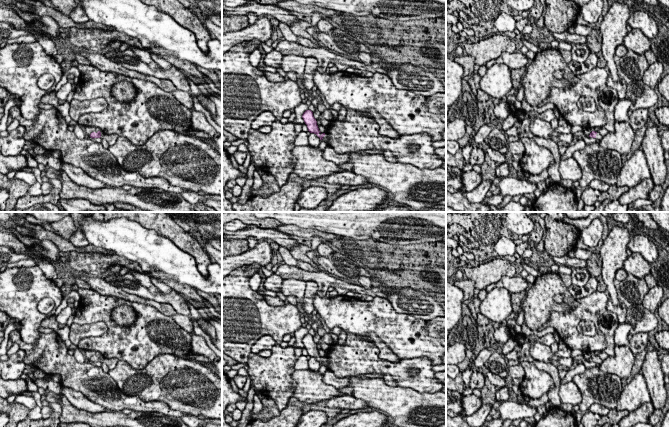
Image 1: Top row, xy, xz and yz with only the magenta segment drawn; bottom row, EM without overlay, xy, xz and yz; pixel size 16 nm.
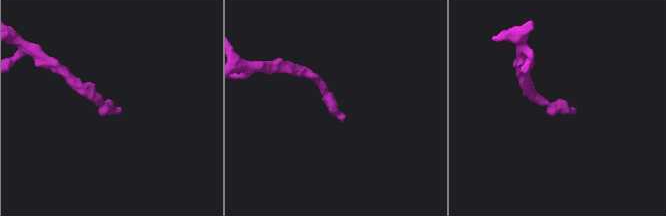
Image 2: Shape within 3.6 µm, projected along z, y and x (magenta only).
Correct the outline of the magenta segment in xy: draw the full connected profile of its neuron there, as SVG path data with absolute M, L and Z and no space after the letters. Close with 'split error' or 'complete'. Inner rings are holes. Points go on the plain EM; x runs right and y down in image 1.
M96 352L96 354L90 358L90 361L93 363L94 362L105 363L108 366L109 370L112 370L116 367L119 360L117 358L111 358L111 359L105 358L103 355Z; split error

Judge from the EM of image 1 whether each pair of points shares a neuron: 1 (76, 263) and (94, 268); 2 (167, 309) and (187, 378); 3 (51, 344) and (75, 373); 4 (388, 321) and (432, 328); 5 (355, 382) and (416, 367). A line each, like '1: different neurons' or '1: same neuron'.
1: same neuron
2: different neurons
3: same neuron
4: different neurons
5: different neurons

